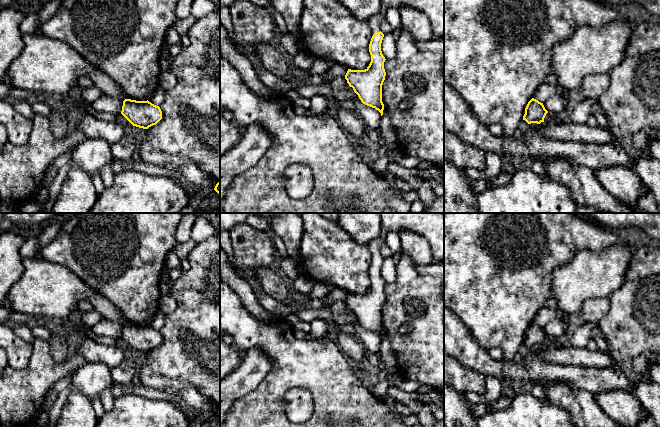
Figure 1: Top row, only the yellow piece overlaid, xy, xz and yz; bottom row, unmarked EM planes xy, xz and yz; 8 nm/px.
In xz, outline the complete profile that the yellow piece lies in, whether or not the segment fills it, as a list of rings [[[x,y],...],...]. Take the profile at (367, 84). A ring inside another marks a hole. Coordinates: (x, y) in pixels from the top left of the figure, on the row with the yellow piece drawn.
[[[381,13],[374,15],[368,24],[371,28],[371,41],[369,52],[371,62],[365,70],[348,69],[345,79],[361,102],[367,106],[375,108],[383,115],[384,104],[382,102],[382,85],[386,72],[384,69],[385,57],[381,51],[381,43],[384,34],[380,31],[380,23],[383,19]]]

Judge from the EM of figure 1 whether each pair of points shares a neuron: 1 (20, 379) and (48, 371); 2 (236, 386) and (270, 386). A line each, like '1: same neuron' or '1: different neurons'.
1: same neuron
2: different neurons

